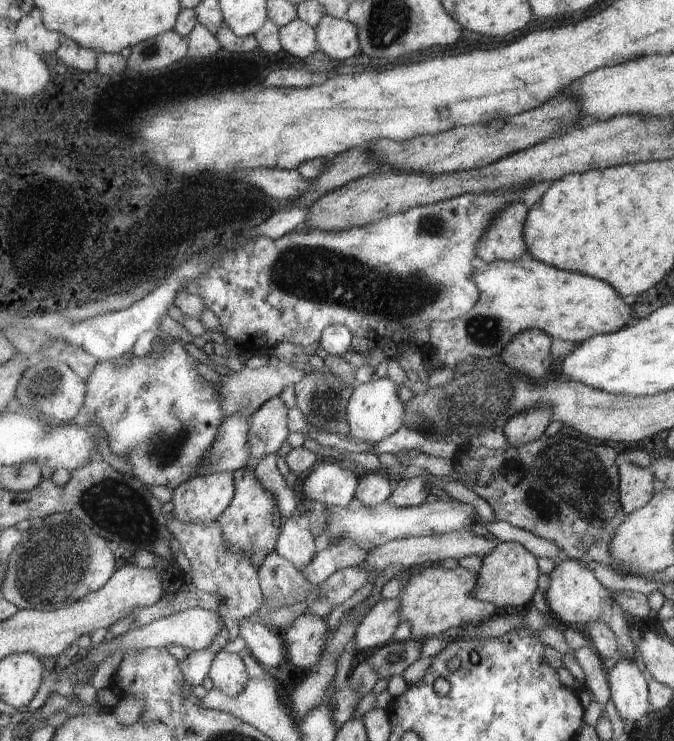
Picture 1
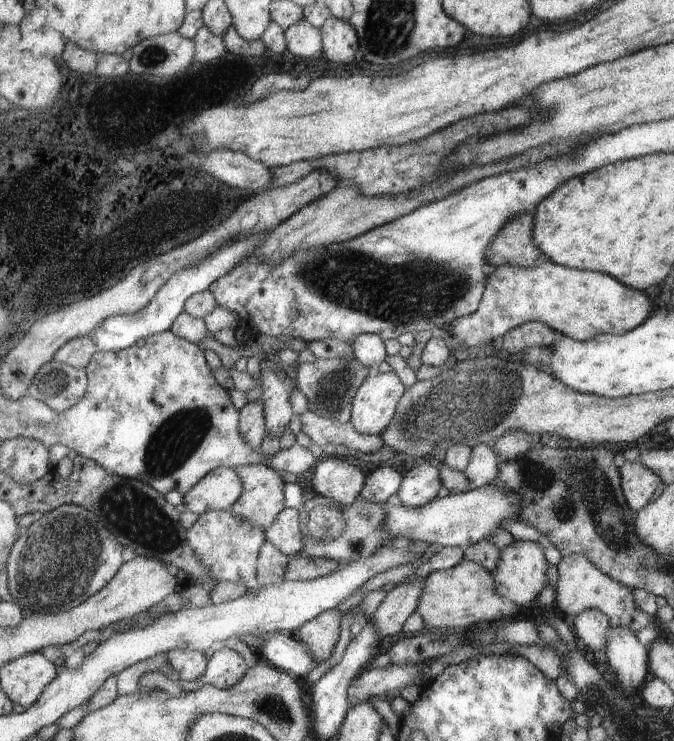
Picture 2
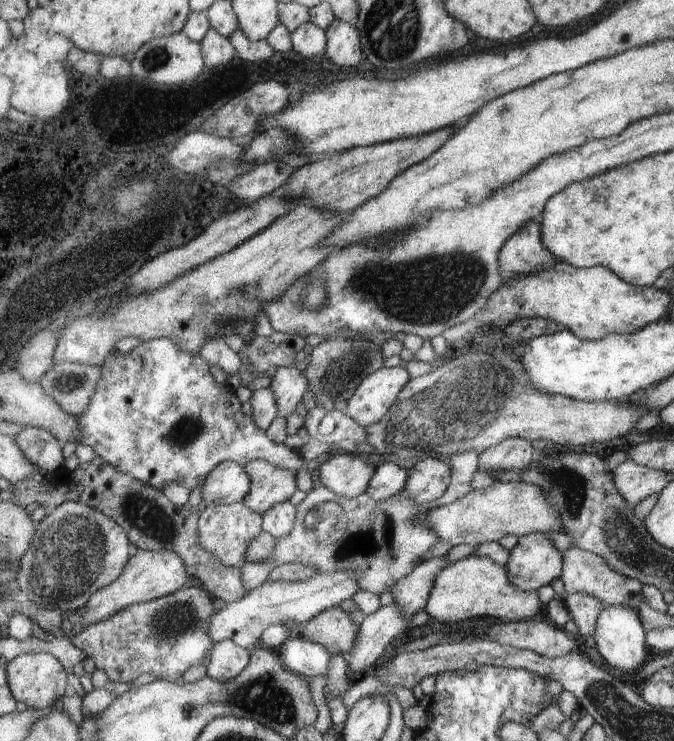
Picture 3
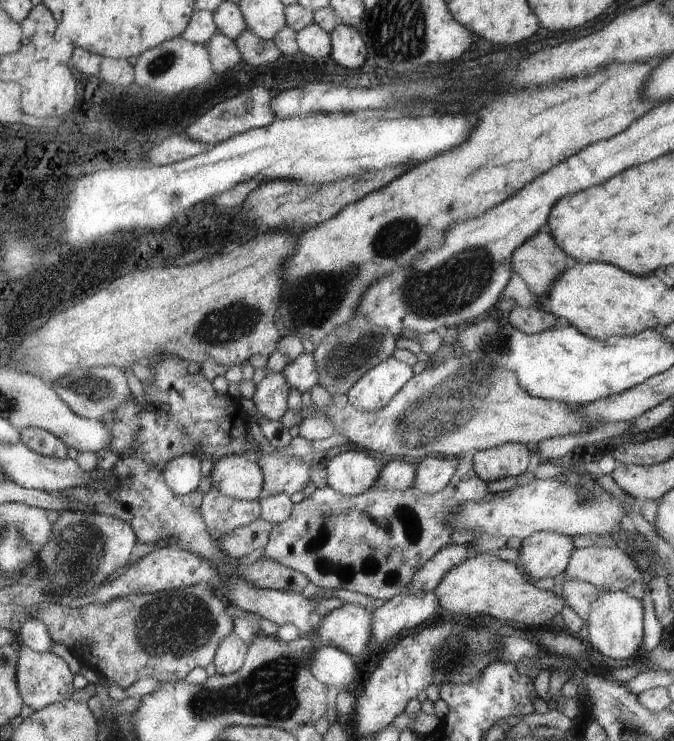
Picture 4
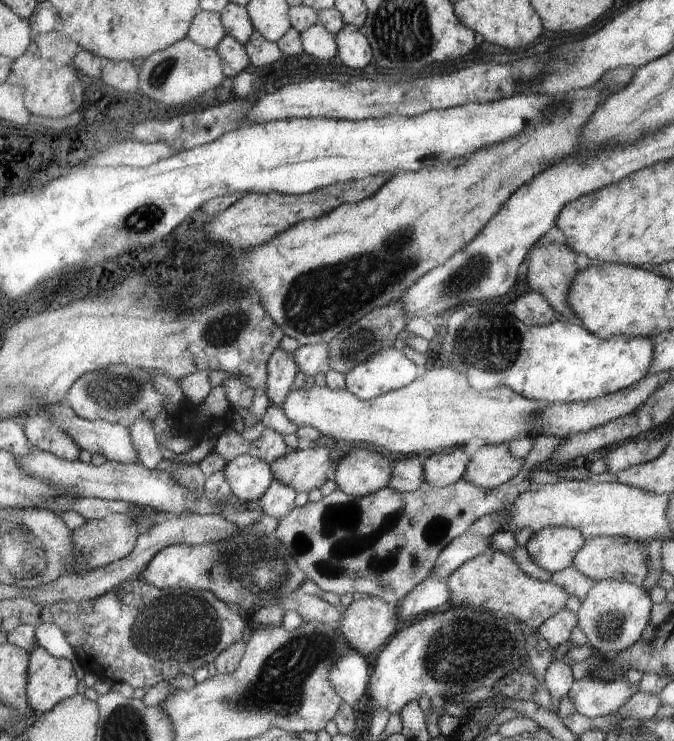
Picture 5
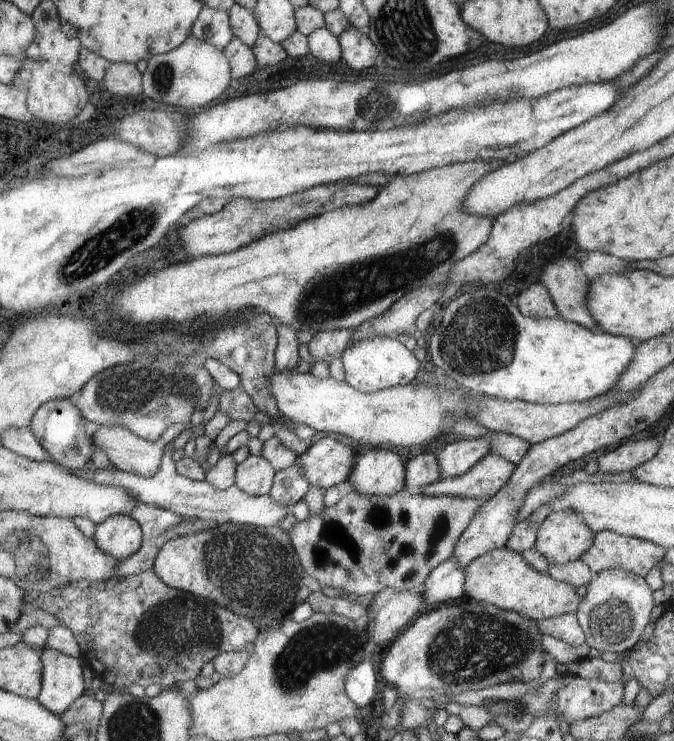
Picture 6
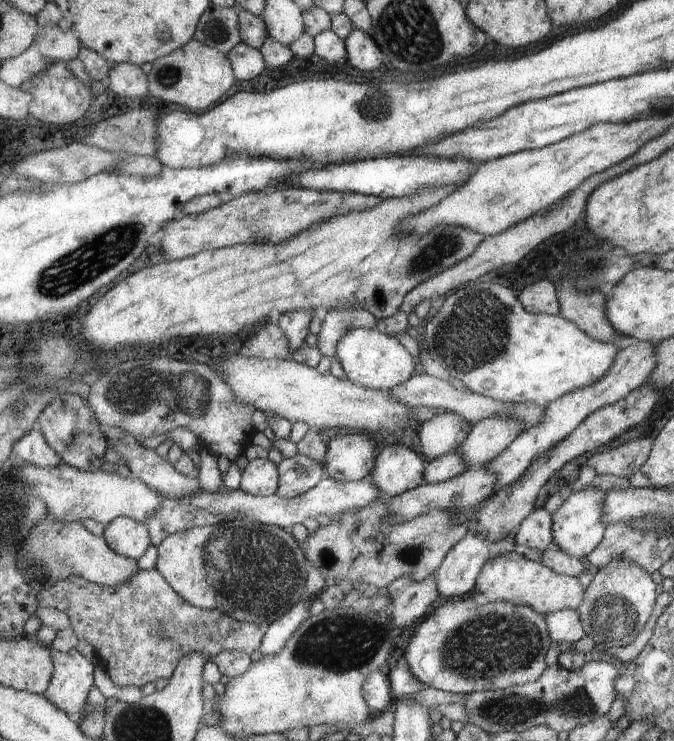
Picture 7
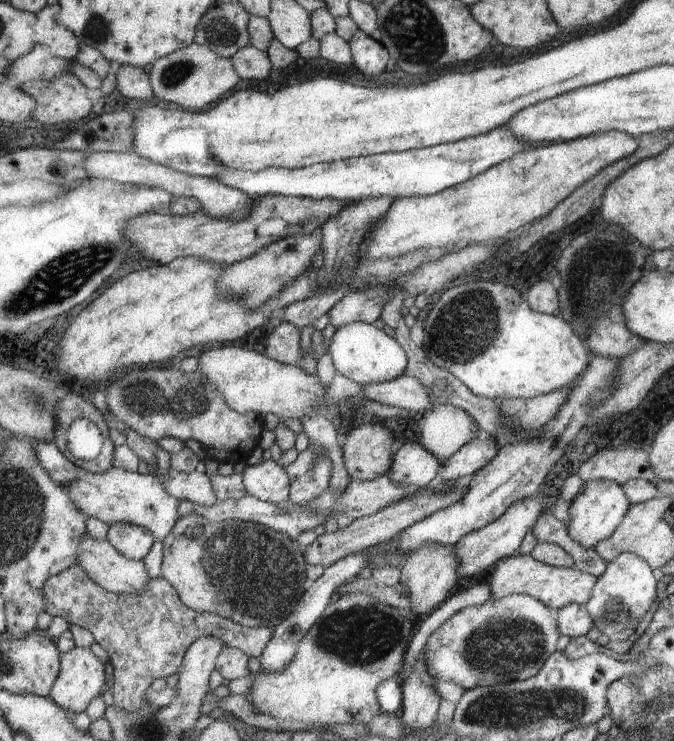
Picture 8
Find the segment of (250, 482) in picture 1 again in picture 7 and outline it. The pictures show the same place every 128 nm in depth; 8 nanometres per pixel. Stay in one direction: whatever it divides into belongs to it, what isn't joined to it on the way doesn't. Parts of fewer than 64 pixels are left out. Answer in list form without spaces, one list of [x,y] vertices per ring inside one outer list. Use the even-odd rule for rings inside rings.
[[[354,432],[330,440],[328,452],[320,463],[327,477],[341,482],[360,481],[360,478],[370,477],[376,468],[376,446],[370,442],[368,436],[368,432]]]

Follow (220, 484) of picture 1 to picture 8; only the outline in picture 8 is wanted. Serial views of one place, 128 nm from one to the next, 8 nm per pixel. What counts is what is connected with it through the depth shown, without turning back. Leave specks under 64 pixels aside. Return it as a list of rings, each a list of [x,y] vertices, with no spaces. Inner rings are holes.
[[[274,460],[246,467],[243,474],[247,495],[268,503],[291,502],[291,480],[287,470]]]

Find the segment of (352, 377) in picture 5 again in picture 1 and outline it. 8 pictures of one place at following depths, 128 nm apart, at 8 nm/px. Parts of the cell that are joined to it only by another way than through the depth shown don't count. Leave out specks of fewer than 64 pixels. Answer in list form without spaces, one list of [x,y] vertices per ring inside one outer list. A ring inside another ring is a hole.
[[[374,376],[367,383],[357,383],[353,387],[346,409],[348,436],[357,441],[377,443],[402,428],[405,424],[406,412],[404,404],[399,399],[399,386],[393,380],[378,376]]]

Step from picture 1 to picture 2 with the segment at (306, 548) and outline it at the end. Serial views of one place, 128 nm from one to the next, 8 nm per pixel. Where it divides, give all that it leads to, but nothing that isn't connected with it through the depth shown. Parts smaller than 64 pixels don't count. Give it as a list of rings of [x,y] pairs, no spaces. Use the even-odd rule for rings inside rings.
[[[286,507],[279,512],[275,523],[265,530],[265,538],[284,554],[290,557],[300,556],[303,551],[303,533],[299,511]]]

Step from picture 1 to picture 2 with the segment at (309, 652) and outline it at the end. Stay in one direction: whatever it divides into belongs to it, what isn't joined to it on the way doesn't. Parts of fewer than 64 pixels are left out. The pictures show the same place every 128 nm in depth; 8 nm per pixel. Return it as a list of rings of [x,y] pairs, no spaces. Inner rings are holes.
[[[336,609],[321,612],[315,619],[304,623],[294,634],[306,645],[314,660],[320,663],[330,656],[330,648],[337,644],[343,613]]]

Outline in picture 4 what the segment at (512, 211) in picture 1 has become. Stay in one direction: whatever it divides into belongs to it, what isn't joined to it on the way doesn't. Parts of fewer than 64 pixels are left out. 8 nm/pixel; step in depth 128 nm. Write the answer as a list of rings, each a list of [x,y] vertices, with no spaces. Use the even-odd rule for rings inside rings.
[[[538,232],[514,252],[511,267],[532,294],[543,298],[547,288],[570,263],[570,257],[559,248],[550,233]]]

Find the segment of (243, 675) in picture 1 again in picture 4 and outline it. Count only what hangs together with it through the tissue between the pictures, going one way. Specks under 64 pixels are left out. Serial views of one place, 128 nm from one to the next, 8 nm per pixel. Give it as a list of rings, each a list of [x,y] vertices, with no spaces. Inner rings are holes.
[[[234,633],[219,644],[213,659],[218,675],[227,675],[242,668],[249,645],[240,640]]]

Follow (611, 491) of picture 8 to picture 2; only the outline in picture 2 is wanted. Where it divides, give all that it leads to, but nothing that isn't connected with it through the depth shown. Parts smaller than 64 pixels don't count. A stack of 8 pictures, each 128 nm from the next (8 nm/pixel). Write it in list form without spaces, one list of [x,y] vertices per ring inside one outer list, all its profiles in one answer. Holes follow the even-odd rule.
[[[514,539],[511,544],[501,550],[497,567],[492,572],[497,586],[496,592],[502,598],[511,600],[520,606],[532,602],[548,584],[546,575],[548,565],[550,564],[546,561],[540,544],[536,541]]]

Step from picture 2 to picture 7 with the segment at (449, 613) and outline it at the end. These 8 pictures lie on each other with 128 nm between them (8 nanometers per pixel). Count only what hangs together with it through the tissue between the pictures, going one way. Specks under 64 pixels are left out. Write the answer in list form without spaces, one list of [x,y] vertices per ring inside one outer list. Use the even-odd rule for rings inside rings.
[[[515,551],[488,560],[478,574],[474,591],[484,594],[488,602],[504,600],[514,604],[526,604],[544,615],[559,612],[564,608],[577,610],[583,605],[587,594],[578,577],[563,576],[541,562],[526,559]]]

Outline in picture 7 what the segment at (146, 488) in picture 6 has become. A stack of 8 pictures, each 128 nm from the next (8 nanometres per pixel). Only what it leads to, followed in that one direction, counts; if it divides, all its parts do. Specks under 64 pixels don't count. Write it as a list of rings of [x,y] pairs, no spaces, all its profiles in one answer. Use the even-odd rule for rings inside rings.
[[[326,477],[320,480],[319,484],[316,484],[316,487],[312,488],[311,491],[290,499],[277,495],[254,496],[246,494],[240,489],[218,490],[218,492],[208,492],[208,490],[202,489],[192,496],[186,496],[183,500],[194,508],[216,514],[220,520],[240,512],[239,517],[241,518],[257,521],[264,525],[275,525],[291,531],[296,524],[303,523],[307,519],[316,519],[320,515],[331,518],[332,516],[342,516],[344,512],[356,512],[362,508],[366,510],[368,506],[376,504],[376,500],[383,500],[384,496],[384,492],[380,492],[380,488],[376,488],[376,484],[372,484],[370,477],[365,480],[347,482]]]

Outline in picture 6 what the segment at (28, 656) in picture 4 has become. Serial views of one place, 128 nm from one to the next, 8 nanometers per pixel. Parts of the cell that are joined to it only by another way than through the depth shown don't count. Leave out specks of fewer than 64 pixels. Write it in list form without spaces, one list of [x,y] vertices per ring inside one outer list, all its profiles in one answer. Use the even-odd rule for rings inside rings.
[[[54,649],[42,650],[42,690],[35,698],[56,714],[68,710],[84,694],[82,666],[76,657]]]

